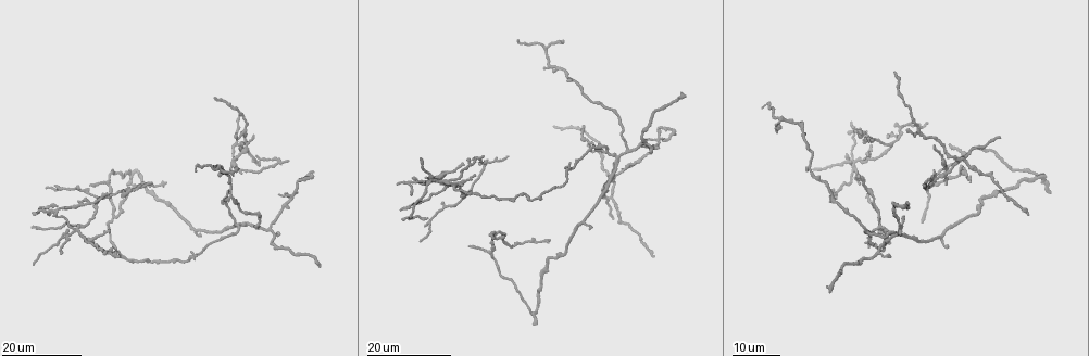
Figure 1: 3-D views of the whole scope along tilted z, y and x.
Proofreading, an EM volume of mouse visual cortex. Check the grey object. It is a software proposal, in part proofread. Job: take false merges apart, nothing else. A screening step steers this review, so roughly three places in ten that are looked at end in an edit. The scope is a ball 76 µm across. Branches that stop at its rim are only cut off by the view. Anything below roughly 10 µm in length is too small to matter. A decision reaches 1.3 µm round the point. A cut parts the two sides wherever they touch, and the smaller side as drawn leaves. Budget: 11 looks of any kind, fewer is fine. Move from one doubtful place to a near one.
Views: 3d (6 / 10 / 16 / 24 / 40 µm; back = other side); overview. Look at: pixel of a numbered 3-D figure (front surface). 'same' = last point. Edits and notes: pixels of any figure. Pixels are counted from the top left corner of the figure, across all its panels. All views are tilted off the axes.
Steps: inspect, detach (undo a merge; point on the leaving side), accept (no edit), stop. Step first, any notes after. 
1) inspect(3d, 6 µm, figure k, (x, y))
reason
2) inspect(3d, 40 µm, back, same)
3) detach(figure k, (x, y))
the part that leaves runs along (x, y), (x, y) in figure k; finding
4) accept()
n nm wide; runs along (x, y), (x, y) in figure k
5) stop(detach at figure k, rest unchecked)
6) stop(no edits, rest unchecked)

inspect(3d, 24 µm, figure 1, (236, 226))
thin arm on a thick one

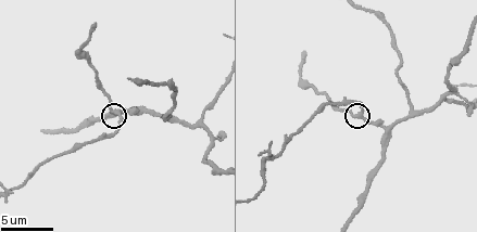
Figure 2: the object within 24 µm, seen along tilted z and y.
inspect(3d, 6 µm, figure 2, (359, 112))

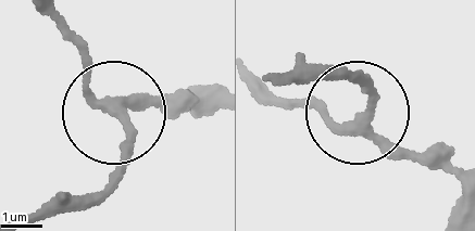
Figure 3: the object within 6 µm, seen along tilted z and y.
accept()
3 arms; runs along (455, 178), (401, 155), (369, 125), (265, 95) in figure 3; one neuron here

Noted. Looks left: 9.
inspect(3d, 16 µm, figure 1, (288, 200))
two arms in line, one across

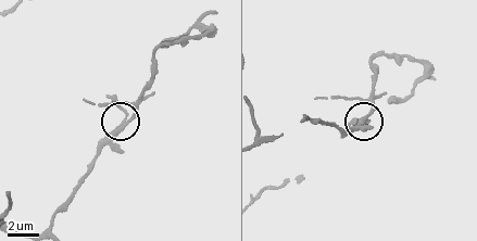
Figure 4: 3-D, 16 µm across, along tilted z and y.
inspect(3d, 10 µm, figure 4, (365, 119))

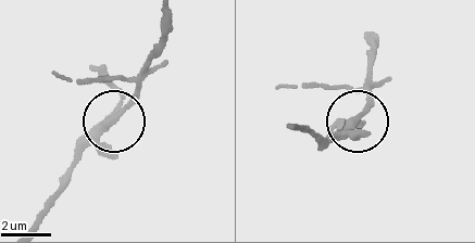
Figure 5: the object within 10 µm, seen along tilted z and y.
accept()
runs along (296, 125), (332, 140), (354, 126), (370, 91), (384, 79) in figure 5; all the same neuron

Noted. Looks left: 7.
inspect(3d, 10 µm, figure 2, (412, 109))
four or more arms meet

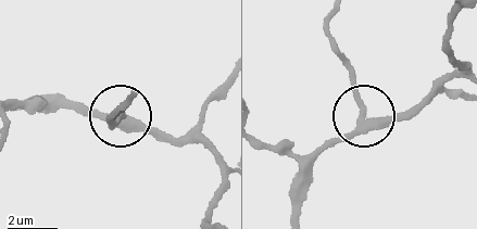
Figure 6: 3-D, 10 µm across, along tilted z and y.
accept()
4 arms; runs along (292, 217), (302, 178), (359, 118), (351, 62) in figure 6; continuous, no second neuron

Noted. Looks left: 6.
inspect(3d, 16 µm, figure 1, (853, 159))
four arms meet

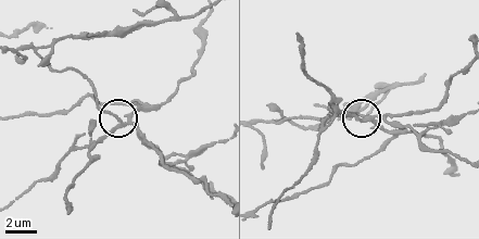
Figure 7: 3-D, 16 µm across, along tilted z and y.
inspect(3d, 10 µm, figure 7, (366, 119))
zoom in

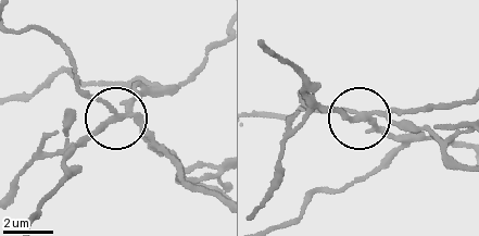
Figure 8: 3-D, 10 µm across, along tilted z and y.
inspect(3d, 6 µm, figure 8, (363, 117))

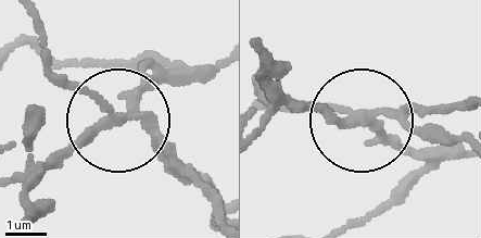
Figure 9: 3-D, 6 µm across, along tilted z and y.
detach(figure 9, (128, 91))
4 arms; a second neuron is stuck on

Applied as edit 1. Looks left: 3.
inspect(overview)

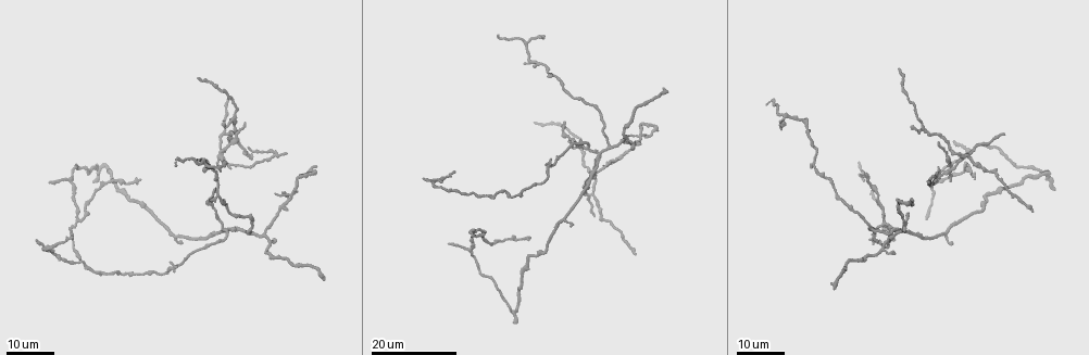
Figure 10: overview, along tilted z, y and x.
inspect(3d, 16 µm, figure 10, (808, 127))
side arm on a straight run

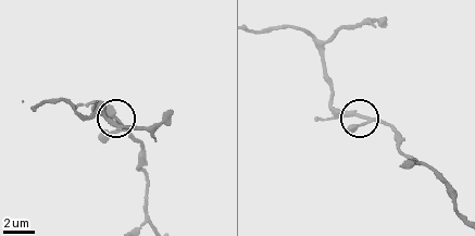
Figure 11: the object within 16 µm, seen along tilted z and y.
inspect(3d, 10 µm, figure 11, (366, 118))

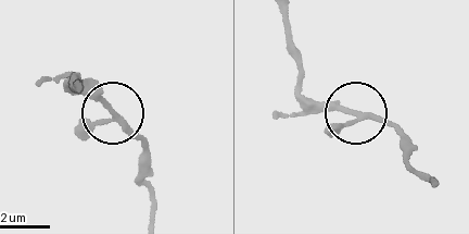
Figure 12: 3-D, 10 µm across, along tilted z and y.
accept()
3 arms; runs along (434, 182), (415, 170), (388, 123), (307, 109) in figure 12; all the same neuron

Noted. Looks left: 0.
stop(detach at figure 9, rest unchecked)

